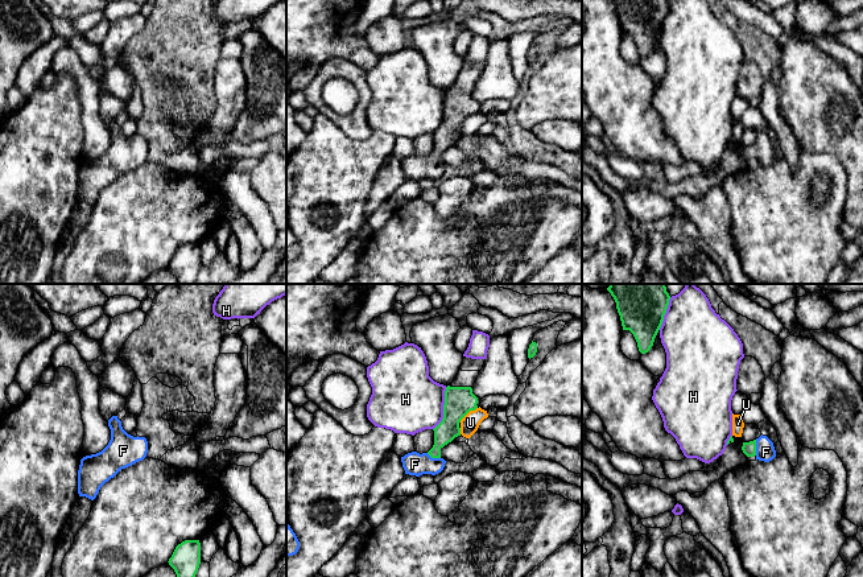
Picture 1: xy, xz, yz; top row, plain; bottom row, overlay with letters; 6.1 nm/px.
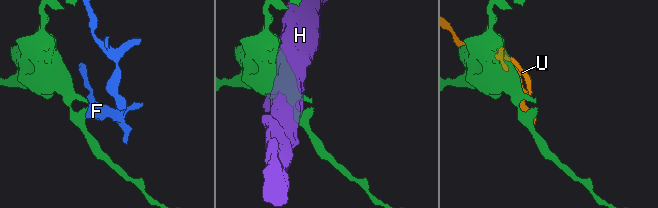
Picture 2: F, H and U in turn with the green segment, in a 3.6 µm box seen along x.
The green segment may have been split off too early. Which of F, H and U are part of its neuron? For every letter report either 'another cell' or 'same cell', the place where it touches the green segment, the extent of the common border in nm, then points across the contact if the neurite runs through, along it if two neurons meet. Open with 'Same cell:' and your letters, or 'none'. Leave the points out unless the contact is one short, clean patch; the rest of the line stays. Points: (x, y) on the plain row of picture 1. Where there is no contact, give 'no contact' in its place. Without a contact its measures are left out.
Same cell: F
F: same cell; contact yz (755, 152); length 100 nm; way yz (748, 152), (755, 152), (762, 152), (766, 156)
H: another cell; contact xz (444, 112); length 280 nm
U: another cell; contact xz (467, 116); length 140 nm

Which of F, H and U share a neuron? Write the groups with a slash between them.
F / H / U

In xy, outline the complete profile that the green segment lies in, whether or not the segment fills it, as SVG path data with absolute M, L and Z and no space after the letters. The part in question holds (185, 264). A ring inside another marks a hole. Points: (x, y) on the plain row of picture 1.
M185 244L178 248L168 267L178 284L194 284L201 268L199 244Z

